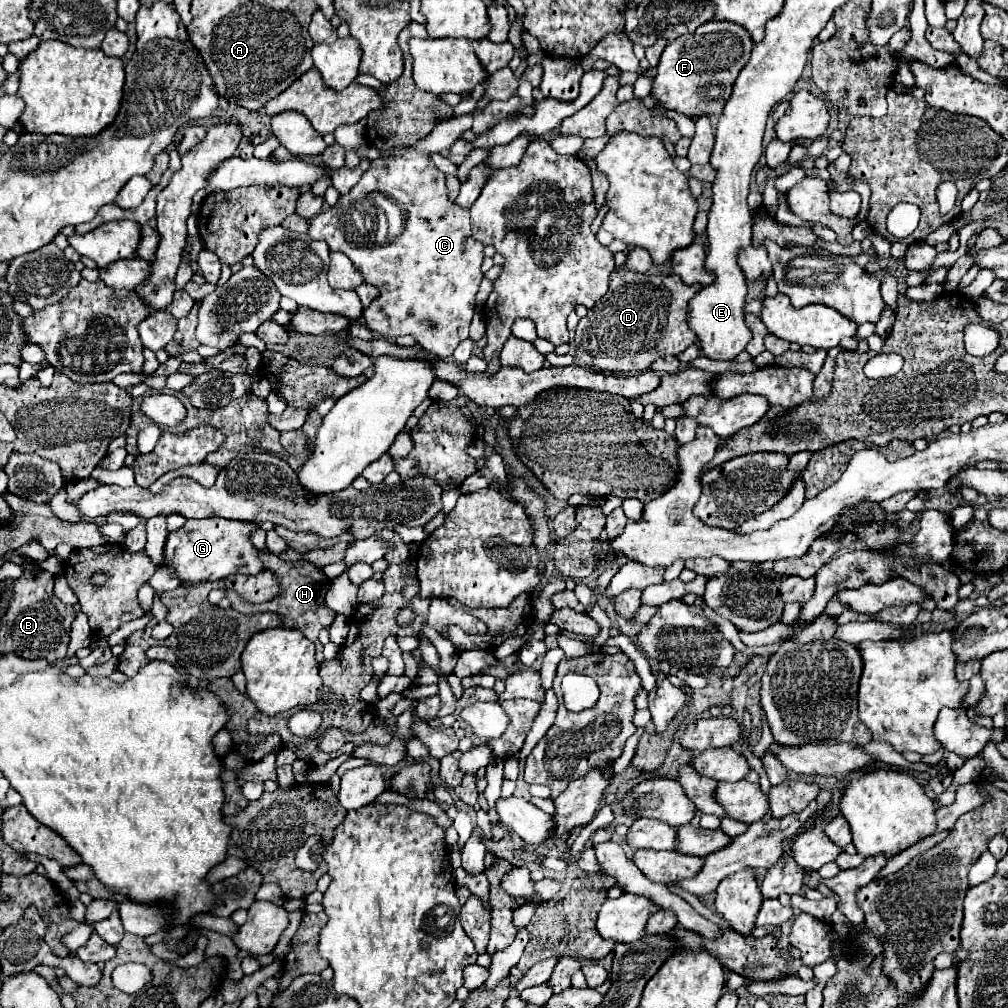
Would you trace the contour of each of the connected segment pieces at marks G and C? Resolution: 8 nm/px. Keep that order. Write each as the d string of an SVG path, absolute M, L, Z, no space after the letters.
M227 518L187 520L181 530L169 534L165 544L165 562L173 564L175 574L185 584L221 580L231 574L259 574L267 568L259 560L257 548L251 542L251 534L257 528L259 526L253 526L253 522L237 522Z
M461 114L461 116L455 116L453 120L449 122L443 122L439 126L435 126L435 130L431 134L427 134L425 138L421 138L421 142L413 144L407 148L405 154L401 156L381 156L377 160L373 160L369 164L369 170L363 172L363 176L359 178L359 182L339 198L337 206L321 212L319 216L315 216L311 222L309 222L309 236L315 238L315 240L325 240L331 248L331 252L343 252L351 258L351 262L355 264L355 268L365 276L365 282L379 288L379 298L373 300L373 304L369 308L363 310L363 318L367 322L367 328L385 336L387 340L395 340L399 336L405 336L405 334L411 334L425 350L437 354L439 358L449 358L453 354L453 350L457 348L457 344L465 338L469 338L469 326L471 326L471 320L473 320L473 312L475 312L475 296L477 296L477 290L479 290L479 282L483 280L483 272L481 272L481 262L483 262L483 244L473 240L471 236L471 226L469 226L469 210L467 208L461 208L453 202L449 202L447 198L447 188L445 188L445 174L437 170L437 166L433 164L431 160L431 154L435 152L443 152L445 148L449 148L463 132L471 130L471 124L473 124L473 114Z

